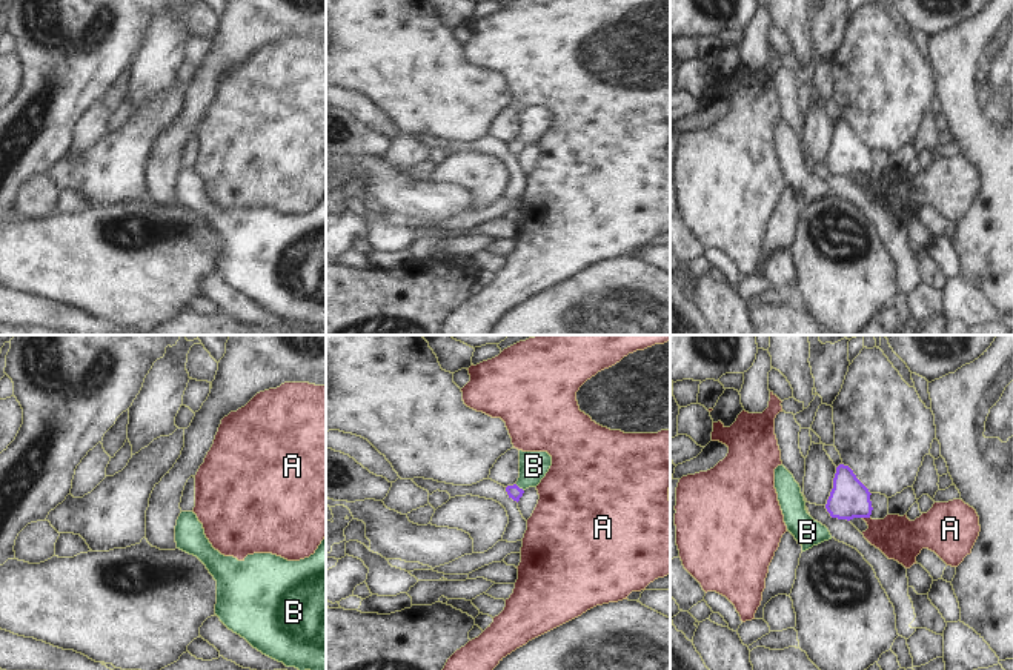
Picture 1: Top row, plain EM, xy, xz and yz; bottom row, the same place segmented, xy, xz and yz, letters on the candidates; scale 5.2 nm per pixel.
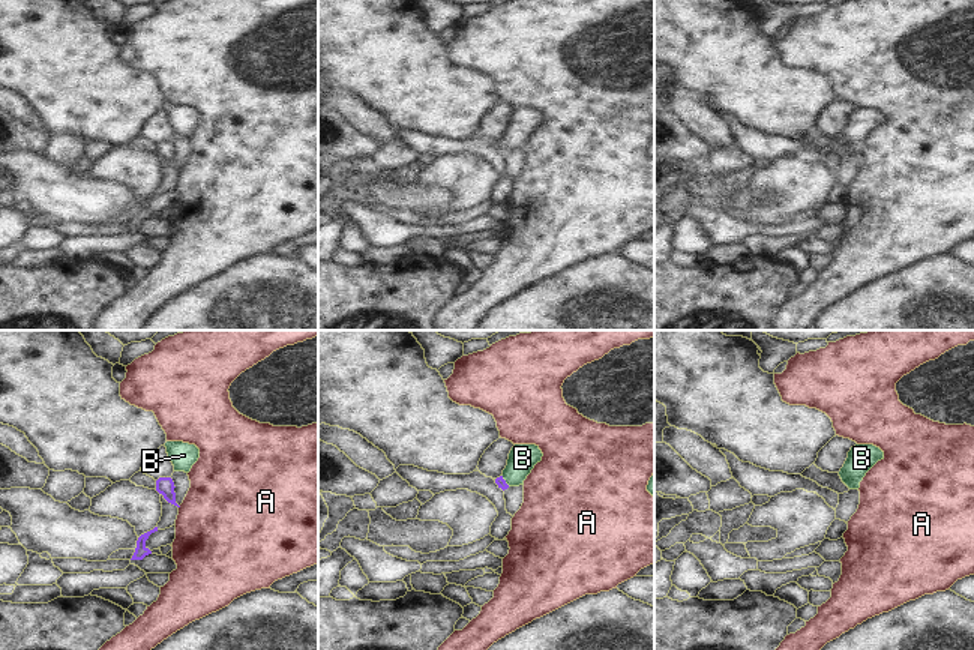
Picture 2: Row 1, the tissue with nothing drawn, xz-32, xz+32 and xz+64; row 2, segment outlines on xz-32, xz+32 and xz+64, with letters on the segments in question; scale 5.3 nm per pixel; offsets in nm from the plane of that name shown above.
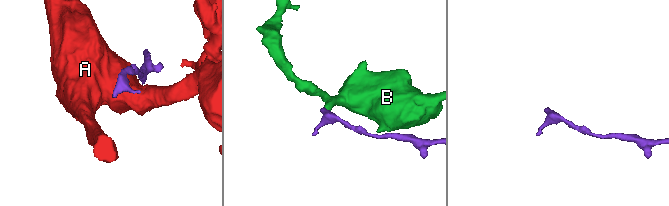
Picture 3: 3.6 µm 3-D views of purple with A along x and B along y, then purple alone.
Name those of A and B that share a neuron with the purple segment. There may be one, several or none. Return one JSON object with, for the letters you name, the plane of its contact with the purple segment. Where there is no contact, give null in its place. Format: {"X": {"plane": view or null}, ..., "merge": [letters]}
{"B": {"plane": "xz"}, "merge": ["B"]}

